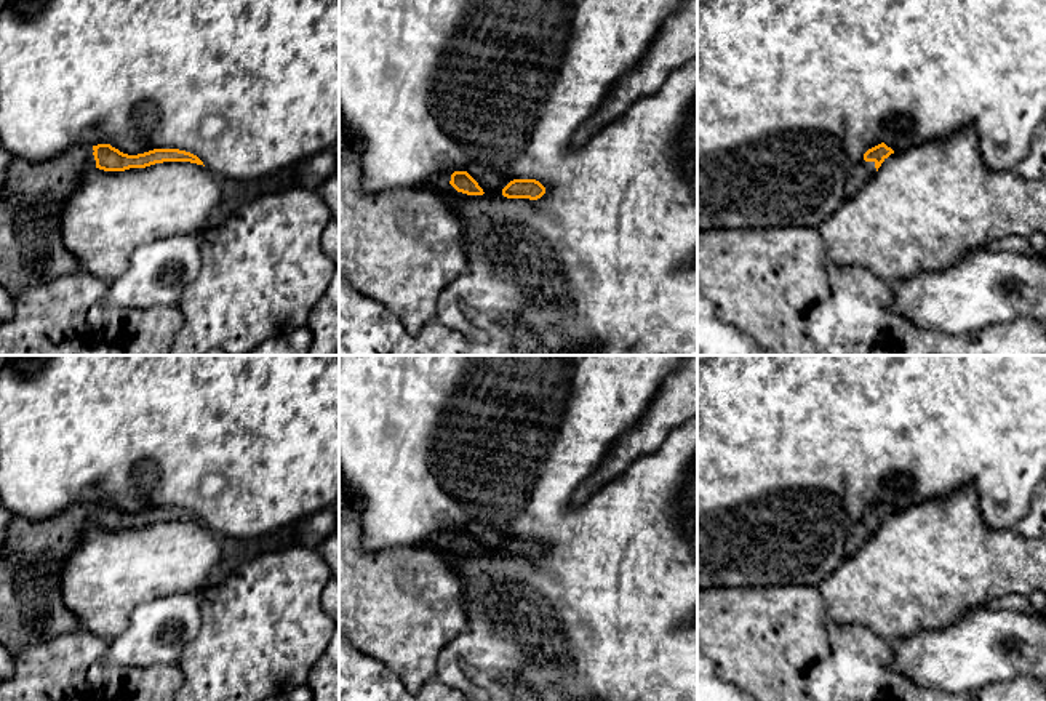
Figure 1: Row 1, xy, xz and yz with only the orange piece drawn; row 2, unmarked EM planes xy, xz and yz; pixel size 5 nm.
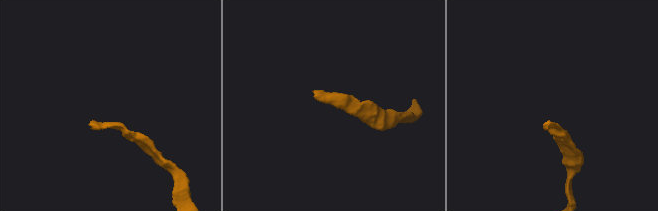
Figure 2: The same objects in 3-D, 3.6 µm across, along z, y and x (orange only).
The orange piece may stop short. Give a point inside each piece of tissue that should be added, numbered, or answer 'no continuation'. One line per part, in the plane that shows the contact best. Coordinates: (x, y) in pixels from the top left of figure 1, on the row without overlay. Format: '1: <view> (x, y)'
1: xy (32, 559)

